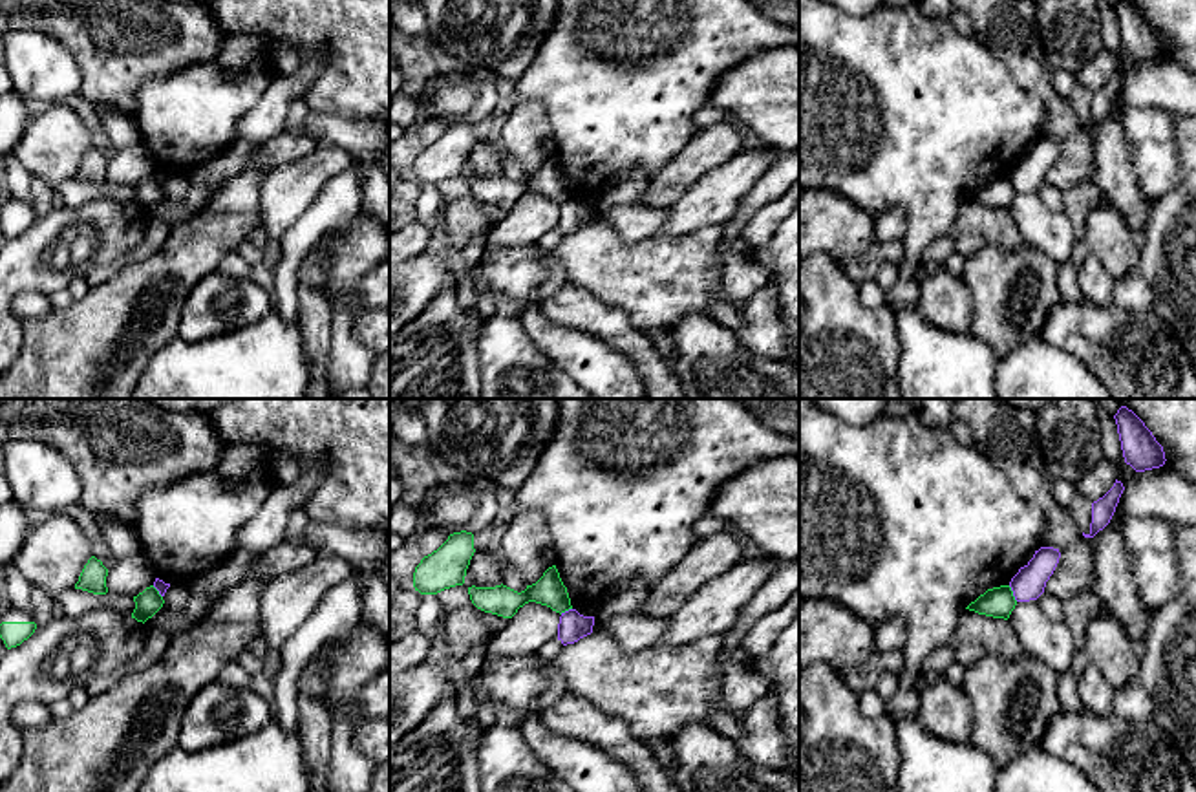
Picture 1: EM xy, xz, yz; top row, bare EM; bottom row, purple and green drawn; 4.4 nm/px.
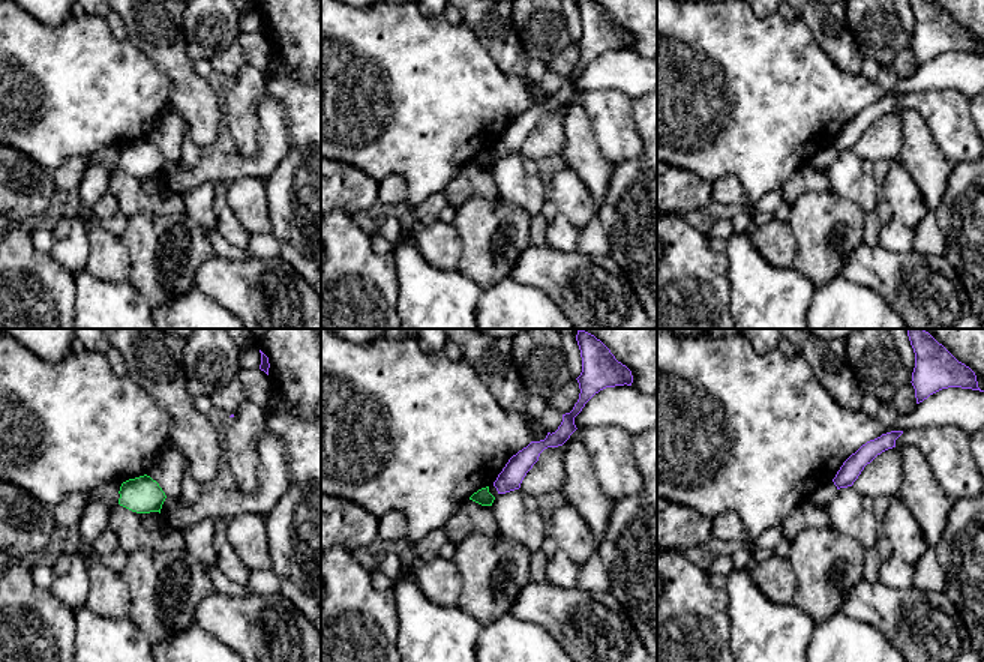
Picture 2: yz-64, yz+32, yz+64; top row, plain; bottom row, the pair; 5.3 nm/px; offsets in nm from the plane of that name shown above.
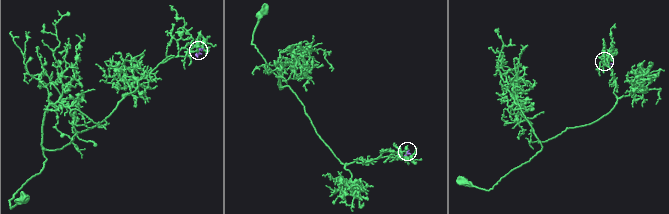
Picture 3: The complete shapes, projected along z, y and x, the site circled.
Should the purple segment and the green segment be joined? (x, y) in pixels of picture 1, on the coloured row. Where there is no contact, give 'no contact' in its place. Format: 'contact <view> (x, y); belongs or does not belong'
contact yz (1014, 593); does not belong

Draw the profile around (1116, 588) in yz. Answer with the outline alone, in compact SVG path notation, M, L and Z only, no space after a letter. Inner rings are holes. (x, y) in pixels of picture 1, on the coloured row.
M1114 512L1110 523L1092 538L1095 585L1101 611L1110 615L1143 651L1152 613L1143 605L1132 574L1130 556L1121 534L1127 518Z

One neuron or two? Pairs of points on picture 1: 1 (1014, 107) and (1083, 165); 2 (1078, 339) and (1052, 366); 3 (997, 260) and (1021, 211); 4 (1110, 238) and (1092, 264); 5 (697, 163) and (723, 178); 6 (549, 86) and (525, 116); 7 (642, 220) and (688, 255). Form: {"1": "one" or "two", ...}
{"1": "two", "2": "two", "3": "two", "4": "two", "5": "two", "6": "two", "7": "two"}

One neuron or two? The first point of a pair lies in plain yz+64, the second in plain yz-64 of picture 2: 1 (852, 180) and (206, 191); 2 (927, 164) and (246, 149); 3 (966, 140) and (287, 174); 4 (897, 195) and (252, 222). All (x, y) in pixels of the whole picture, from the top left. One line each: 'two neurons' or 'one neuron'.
1: one neuron
2: one neuron
3: two neurons
4: one neuron

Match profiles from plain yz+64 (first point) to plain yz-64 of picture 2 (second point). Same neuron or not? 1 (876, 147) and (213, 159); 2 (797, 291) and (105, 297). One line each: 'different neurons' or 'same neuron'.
1: different neurons
2: same neuron

